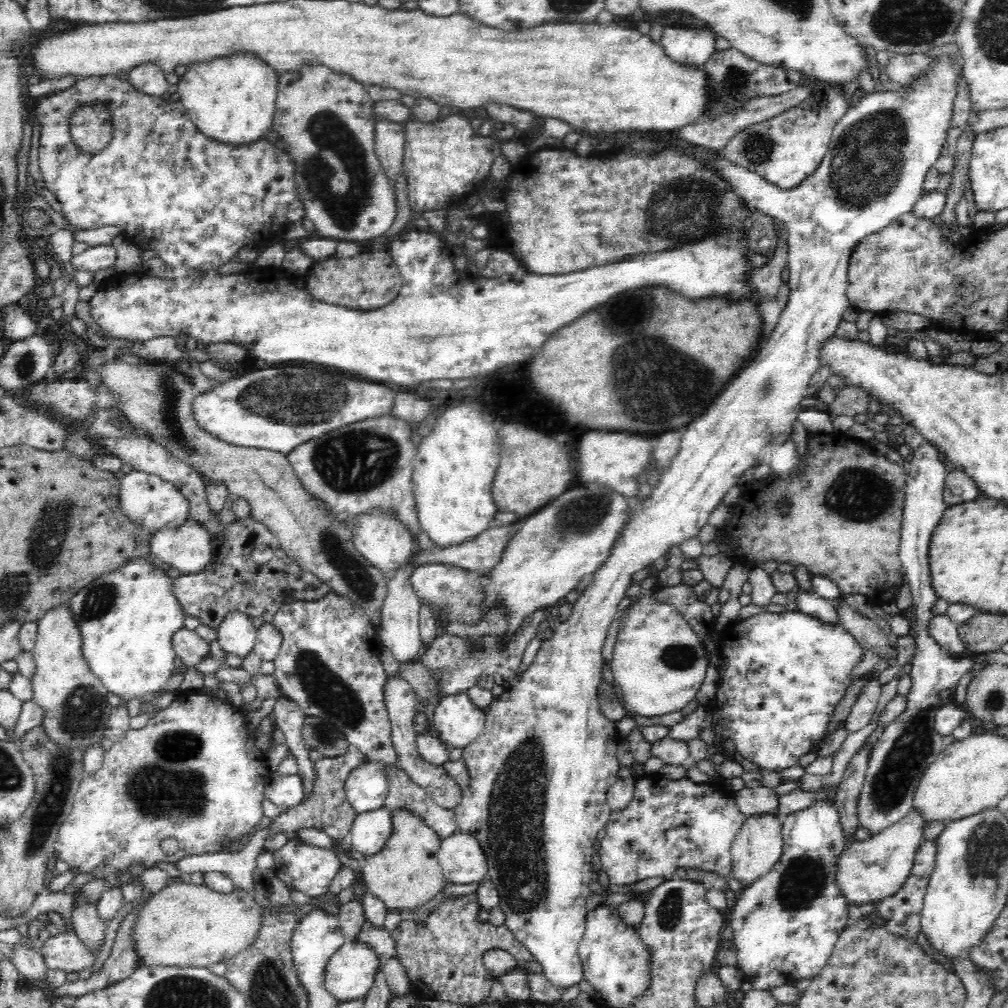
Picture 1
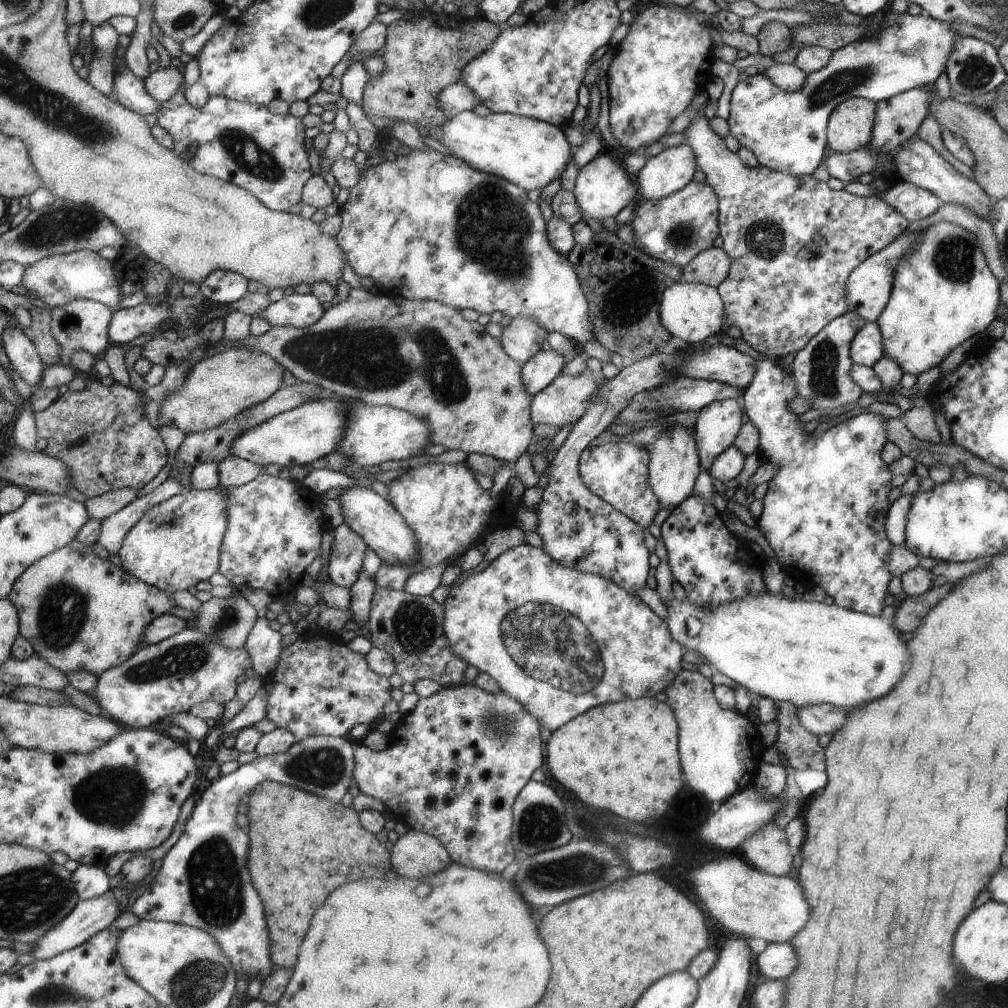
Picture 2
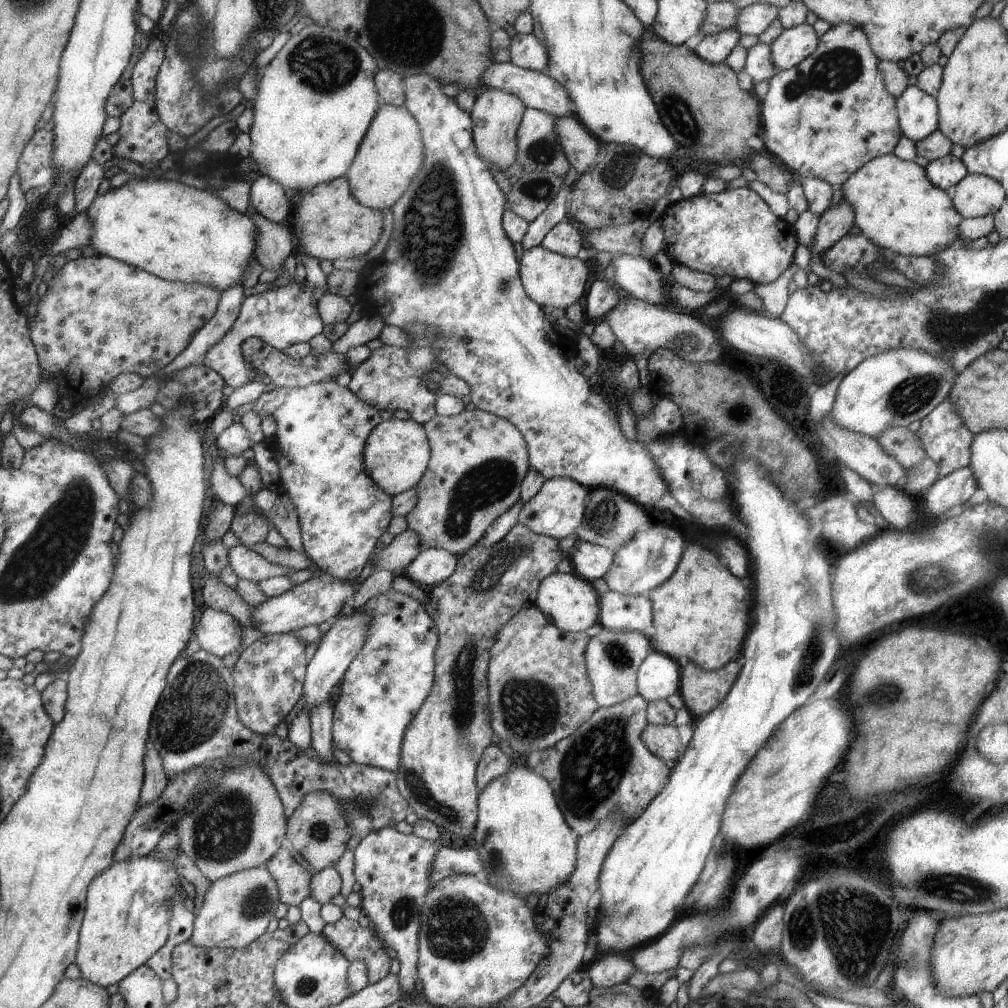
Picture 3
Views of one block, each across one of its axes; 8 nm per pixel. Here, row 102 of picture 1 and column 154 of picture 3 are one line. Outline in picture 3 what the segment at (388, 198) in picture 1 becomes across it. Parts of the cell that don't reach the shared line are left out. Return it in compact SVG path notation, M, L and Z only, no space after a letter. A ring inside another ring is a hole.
M102 254L93 257L79 257L69 261L58 271L57 275L52 278L48 285L49 290L40 300L37 314L31 320L31 333L41 358L43 370L47 373L50 382L57 386L58 404L60 404L60 401L68 401L71 399L72 401L75 400L78 408L84 408L81 404L86 404L86 400L92 400L92 398L74 398L74 394L76 394L76 396L88 396L88 394L84 394L84 388L86 388L86 392L92 390L92 388L109 390L113 386L113 382L124 373L136 373L145 380L151 375L158 373L191 343L195 332L199 331L208 320L215 316L219 308L219 300L222 298L221 292L215 288L198 283L167 281L166 279L154 276L152 273L146 272L144 269L136 268L132 266L132 264L118 260L116 257Z

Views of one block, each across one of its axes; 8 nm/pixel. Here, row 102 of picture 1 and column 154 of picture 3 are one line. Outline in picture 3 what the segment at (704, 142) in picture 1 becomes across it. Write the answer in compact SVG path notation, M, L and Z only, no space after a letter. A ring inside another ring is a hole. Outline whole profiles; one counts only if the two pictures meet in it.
M148 738L148 746L144 755L144 780L139 798L139 806L156 800L163 792L167 783L165 768L160 753L154 743Z

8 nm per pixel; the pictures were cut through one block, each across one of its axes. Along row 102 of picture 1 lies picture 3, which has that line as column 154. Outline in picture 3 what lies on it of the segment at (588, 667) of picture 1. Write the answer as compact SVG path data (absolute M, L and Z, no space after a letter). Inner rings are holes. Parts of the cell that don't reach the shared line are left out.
M151 855L121 860L95 878L77 960L84 979L106 988L120 984L164 946L170 938L175 895L183 894L175 862Z

